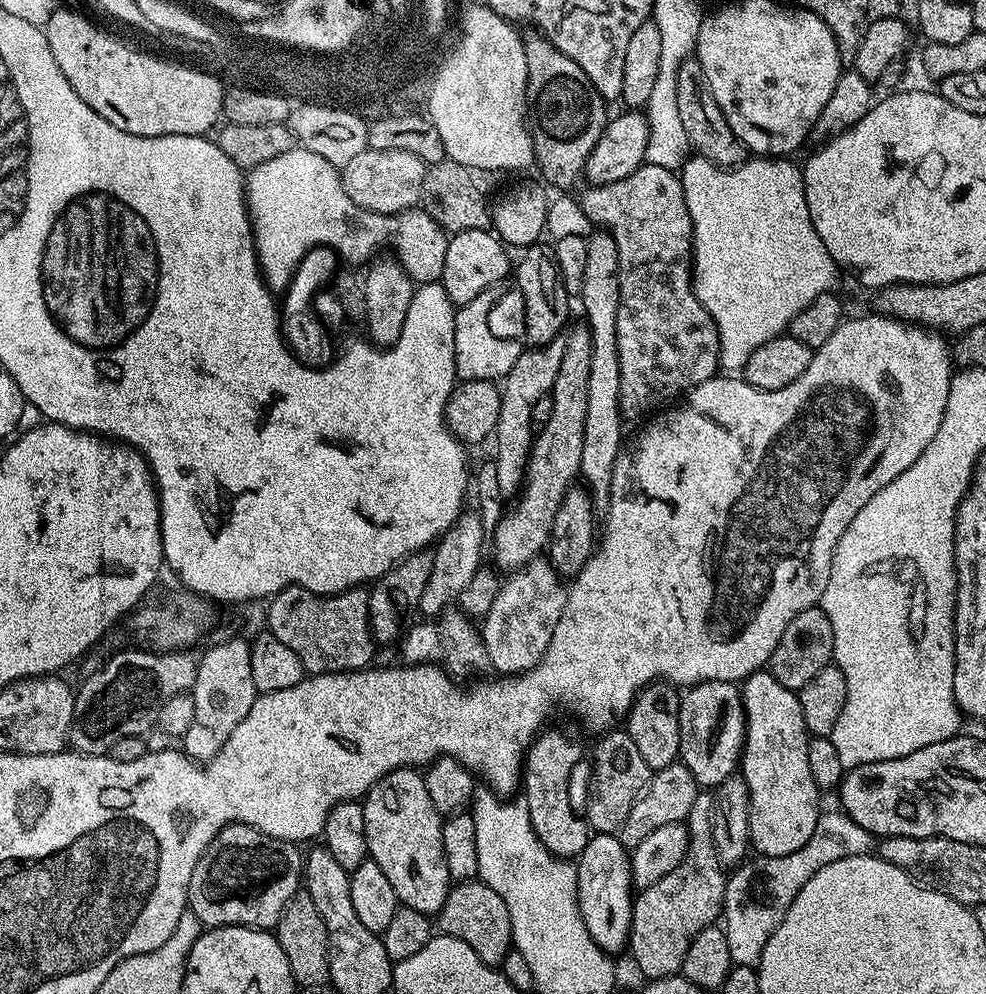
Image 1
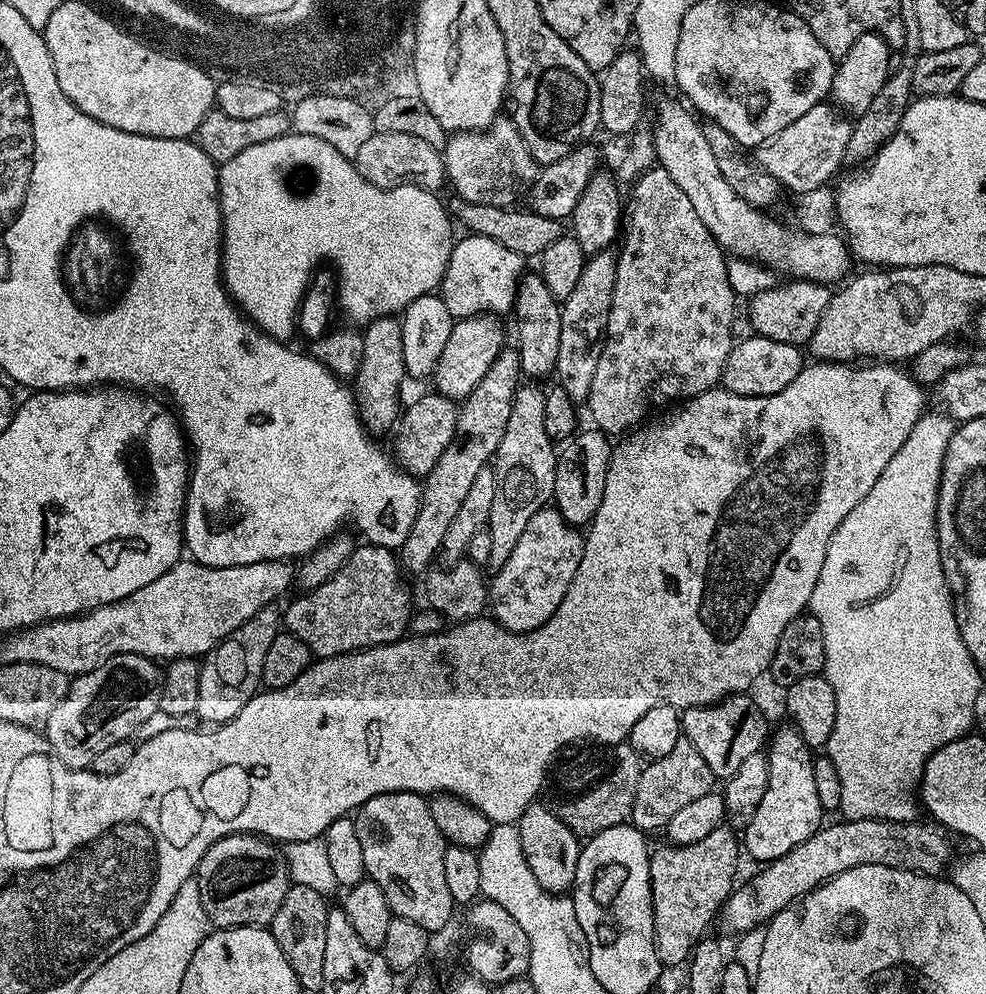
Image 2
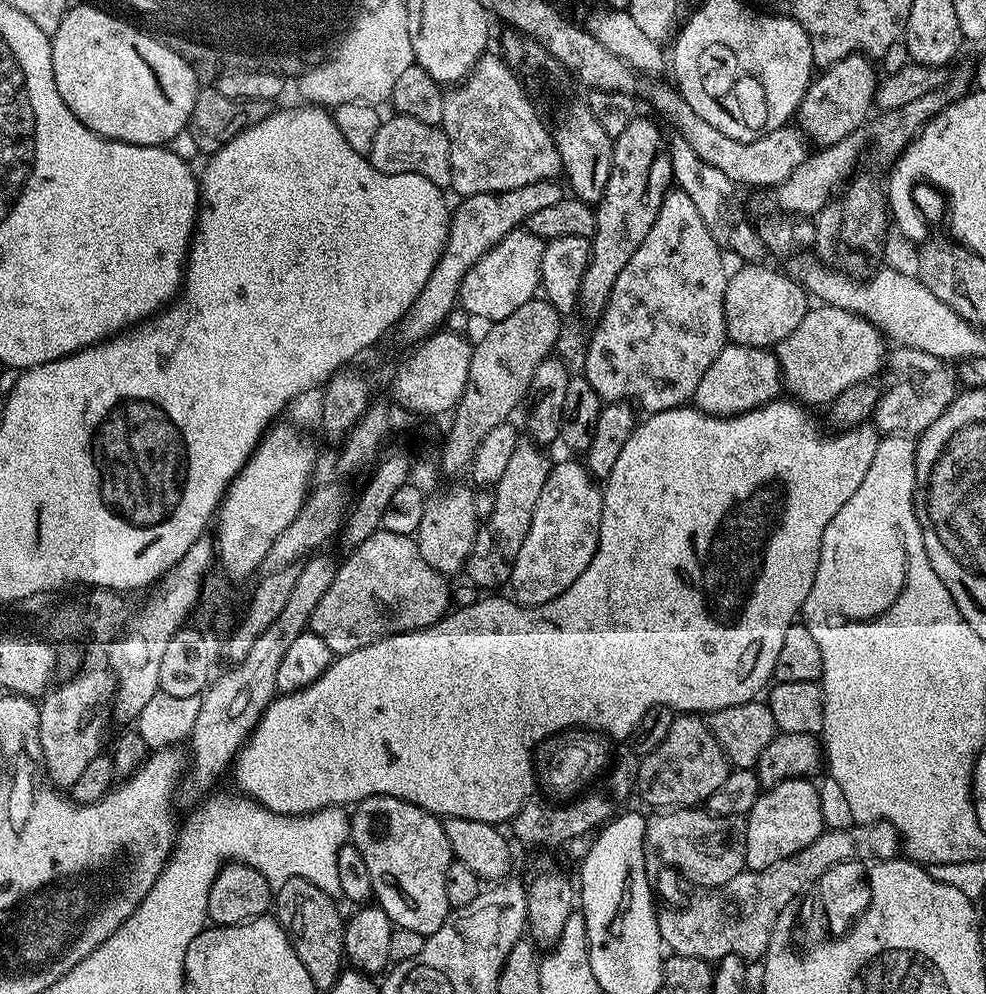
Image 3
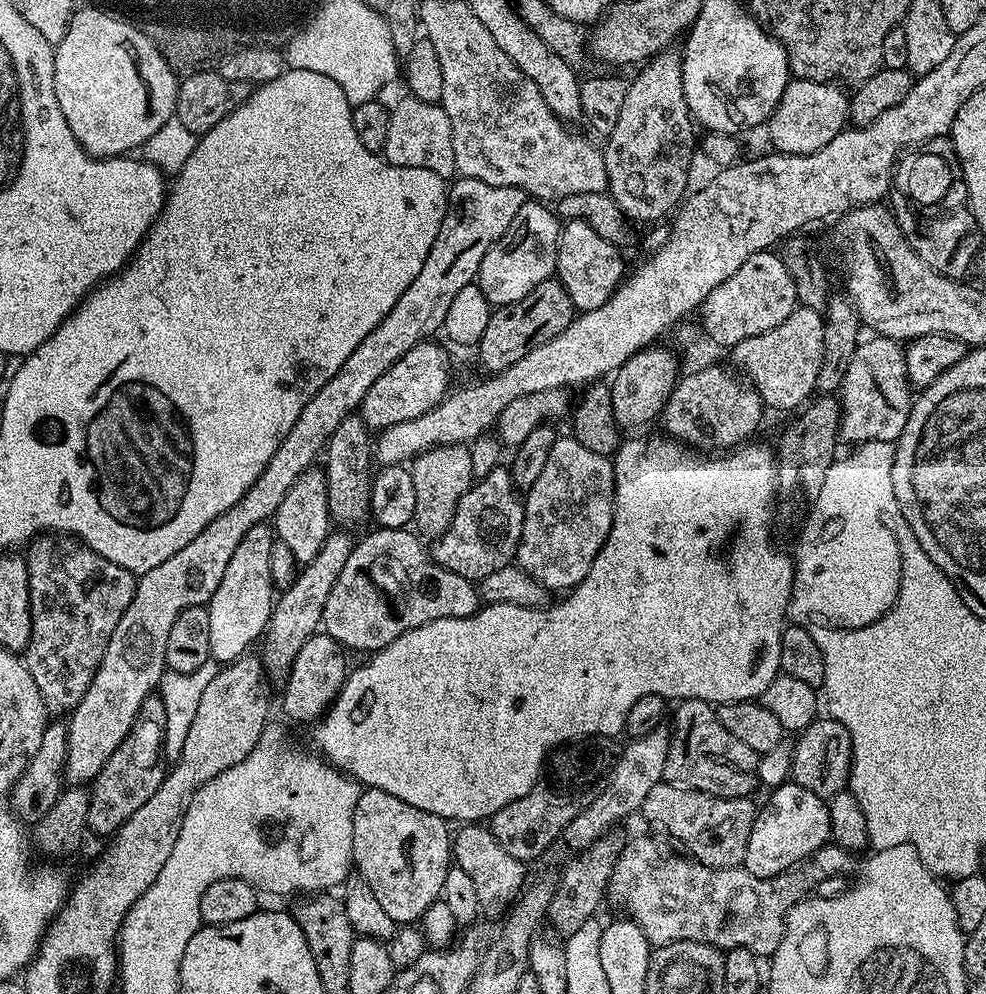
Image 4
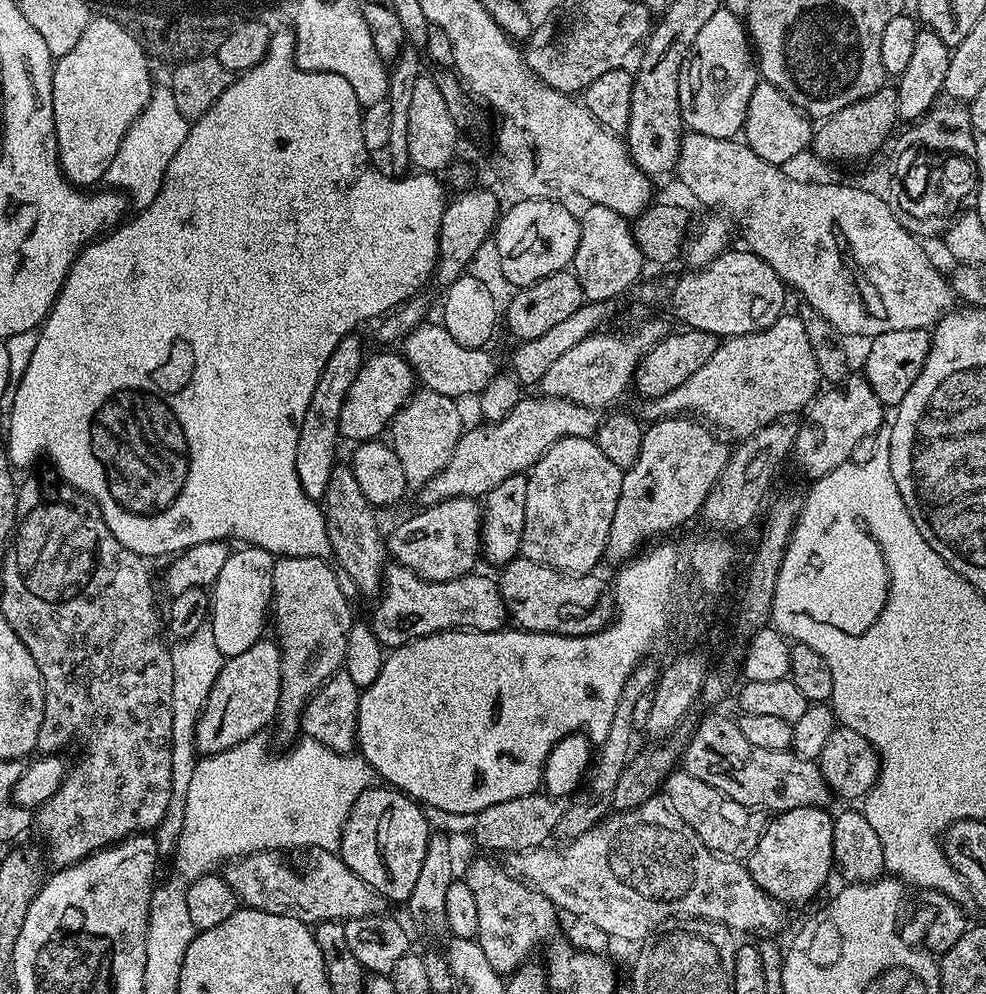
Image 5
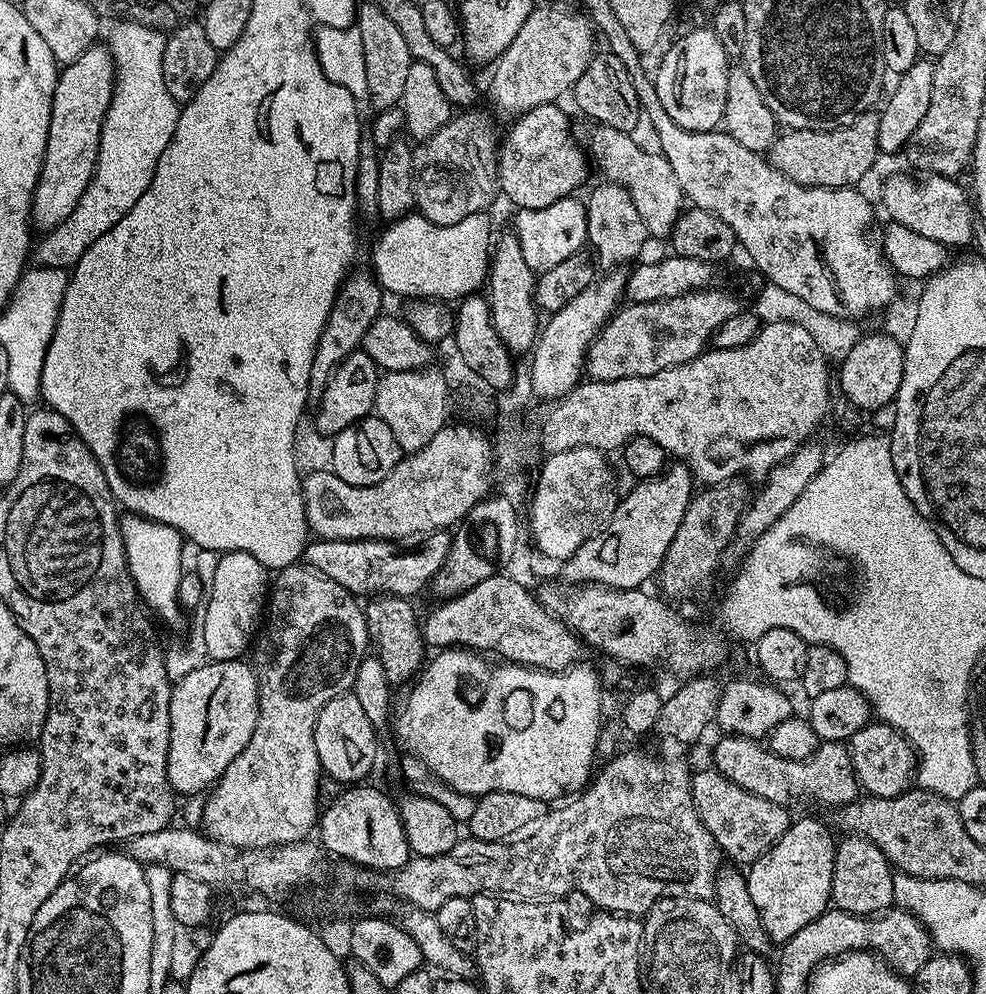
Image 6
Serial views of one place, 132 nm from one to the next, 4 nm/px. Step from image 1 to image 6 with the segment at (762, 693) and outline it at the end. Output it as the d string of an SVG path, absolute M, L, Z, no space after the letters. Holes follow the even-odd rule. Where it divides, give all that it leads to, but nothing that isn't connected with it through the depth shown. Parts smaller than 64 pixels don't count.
M793 819L780 841L747 869L751 901L757 906L762 926L773 945L783 946L802 926L810 926L814 918L828 911L836 845L831 830L822 821Z

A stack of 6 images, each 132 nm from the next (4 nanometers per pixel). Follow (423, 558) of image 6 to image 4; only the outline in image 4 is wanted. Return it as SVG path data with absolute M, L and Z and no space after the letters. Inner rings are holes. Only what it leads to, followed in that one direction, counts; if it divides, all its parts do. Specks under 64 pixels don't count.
M499 466L477 479L468 492L462 494L448 528L435 537L433 544L436 545L431 545L430 555L454 574L473 582L482 581L486 574L494 574L494 570L507 568L515 561L523 521L524 506L512 487L511 471Z

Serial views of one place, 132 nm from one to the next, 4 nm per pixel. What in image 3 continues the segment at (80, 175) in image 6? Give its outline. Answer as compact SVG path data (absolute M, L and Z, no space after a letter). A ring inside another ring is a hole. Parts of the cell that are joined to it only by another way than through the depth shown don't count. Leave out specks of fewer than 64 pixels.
M89 5L69 9L58 30L50 37L58 94L62 94L62 102L66 102L73 114L97 136L120 140L123 144L167 145L188 127L196 101L198 79L191 66L155 35L147 36L119 18L119 15L104 13Z

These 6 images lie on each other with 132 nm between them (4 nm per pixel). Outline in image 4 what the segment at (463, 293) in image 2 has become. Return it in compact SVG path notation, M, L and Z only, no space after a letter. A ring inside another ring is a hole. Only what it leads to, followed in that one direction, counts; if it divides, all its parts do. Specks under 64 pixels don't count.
M526 202L514 222L510 222L510 230L490 246L486 258L482 258L475 283L492 306L518 302L518 298L526 298L538 282L553 279L556 271L556 255L560 245L561 221L551 207L540 202Z

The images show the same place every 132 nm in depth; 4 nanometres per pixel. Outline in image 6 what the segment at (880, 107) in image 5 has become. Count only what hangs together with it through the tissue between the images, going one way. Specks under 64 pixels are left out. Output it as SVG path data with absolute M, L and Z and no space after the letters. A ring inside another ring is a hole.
M879 111L864 112L850 126L834 130L784 130L766 153L767 161L802 187L851 188L873 167L878 146Z

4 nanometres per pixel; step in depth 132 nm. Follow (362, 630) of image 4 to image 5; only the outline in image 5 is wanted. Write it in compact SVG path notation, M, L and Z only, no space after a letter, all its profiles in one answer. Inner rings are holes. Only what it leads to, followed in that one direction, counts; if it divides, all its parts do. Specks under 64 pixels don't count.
M389 563L384 570L382 587L375 601L370 625L377 642L385 649L401 648L420 636L439 632L497 632L506 624L504 603L497 581L488 576L469 574L446 582L421 580L401 564Z

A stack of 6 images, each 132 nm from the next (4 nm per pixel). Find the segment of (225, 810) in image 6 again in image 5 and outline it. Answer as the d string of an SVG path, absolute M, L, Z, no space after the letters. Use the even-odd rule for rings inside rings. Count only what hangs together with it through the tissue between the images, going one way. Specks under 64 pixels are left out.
M281 556L272 562L272 603L274 620L276 616L275 639L280 646L280 665L282 666L282 686L280 705L276 711L274 729L282 739L292 742L301 731L300 715L304 713L306 702L328 679L344 668L347 636L354 623L350 600L342 596L337 585L332 564L324 558L294 558Z

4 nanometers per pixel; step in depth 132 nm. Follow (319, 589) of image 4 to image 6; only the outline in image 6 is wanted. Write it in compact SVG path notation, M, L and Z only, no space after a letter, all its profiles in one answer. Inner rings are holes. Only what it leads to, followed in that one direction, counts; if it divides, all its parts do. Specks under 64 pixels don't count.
M243 659L201 662L190 674L175 681L170 698L170 750L166 762L173 792L184 798L207 793L226 766L246 750L259 713L256 669Z

